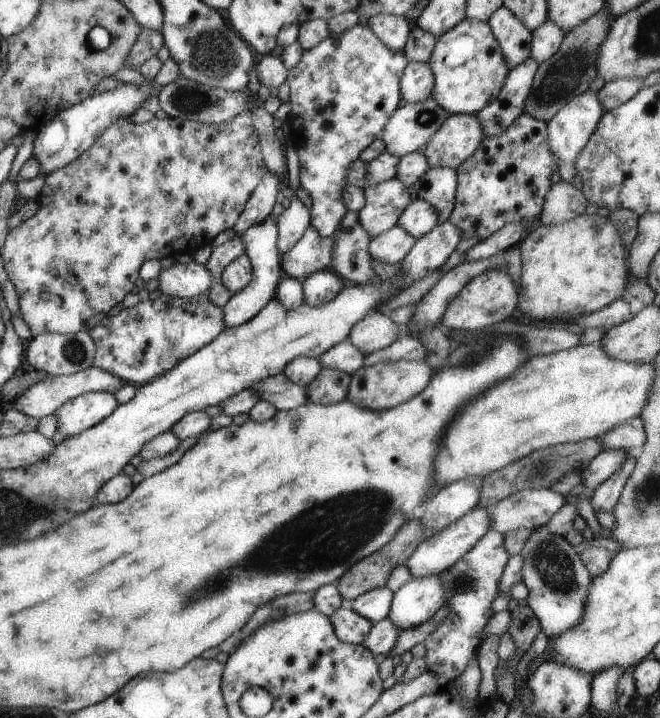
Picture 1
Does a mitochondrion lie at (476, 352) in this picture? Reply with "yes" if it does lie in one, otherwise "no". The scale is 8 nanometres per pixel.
yes

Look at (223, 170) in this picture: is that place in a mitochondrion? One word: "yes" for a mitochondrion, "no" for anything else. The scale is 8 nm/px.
no

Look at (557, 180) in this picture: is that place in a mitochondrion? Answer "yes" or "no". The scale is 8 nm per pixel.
no

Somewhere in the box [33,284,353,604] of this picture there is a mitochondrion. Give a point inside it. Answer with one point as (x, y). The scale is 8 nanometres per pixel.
(74, 352)

